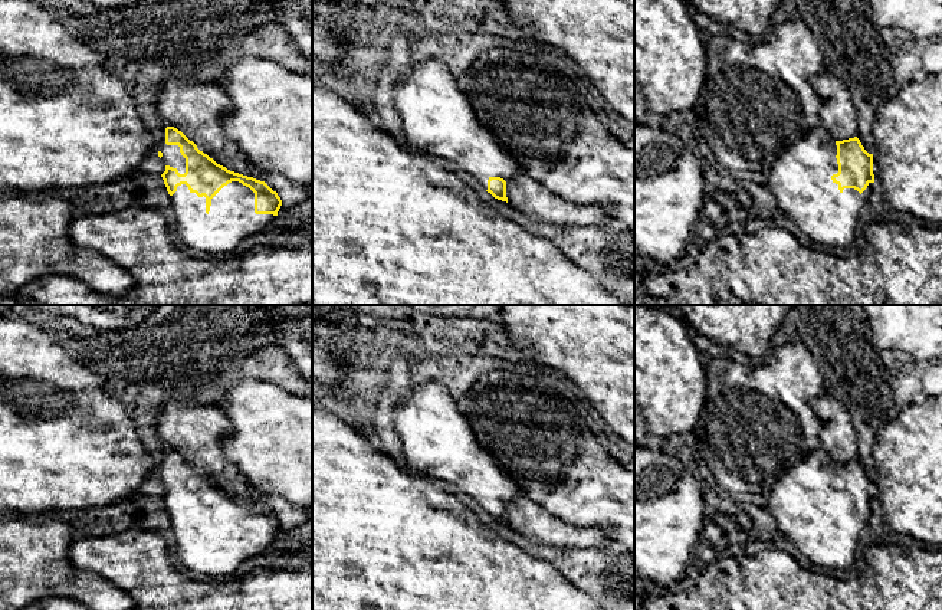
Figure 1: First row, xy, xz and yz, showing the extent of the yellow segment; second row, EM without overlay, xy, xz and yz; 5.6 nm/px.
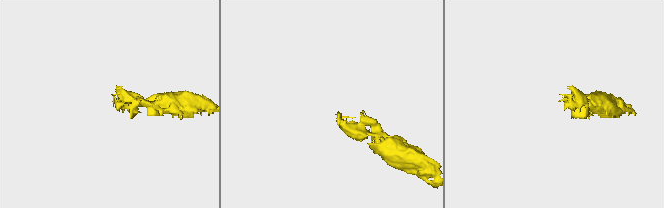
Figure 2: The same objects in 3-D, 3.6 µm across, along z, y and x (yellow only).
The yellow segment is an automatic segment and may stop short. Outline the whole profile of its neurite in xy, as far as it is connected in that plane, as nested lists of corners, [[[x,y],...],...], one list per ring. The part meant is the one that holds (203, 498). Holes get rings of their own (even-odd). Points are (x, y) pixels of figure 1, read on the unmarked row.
[[[167,449],[161,456],[158,479],[165,486],[161,499],[171,518],[175,561],[191,575],[230,578],[246,560],[267,551],[279,541],[282,522],[276,514],[265,504],[217,486],[177,450]]]

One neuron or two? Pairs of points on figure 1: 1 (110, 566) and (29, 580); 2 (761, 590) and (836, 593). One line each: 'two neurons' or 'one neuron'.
1: two neurons
2: one neuron

